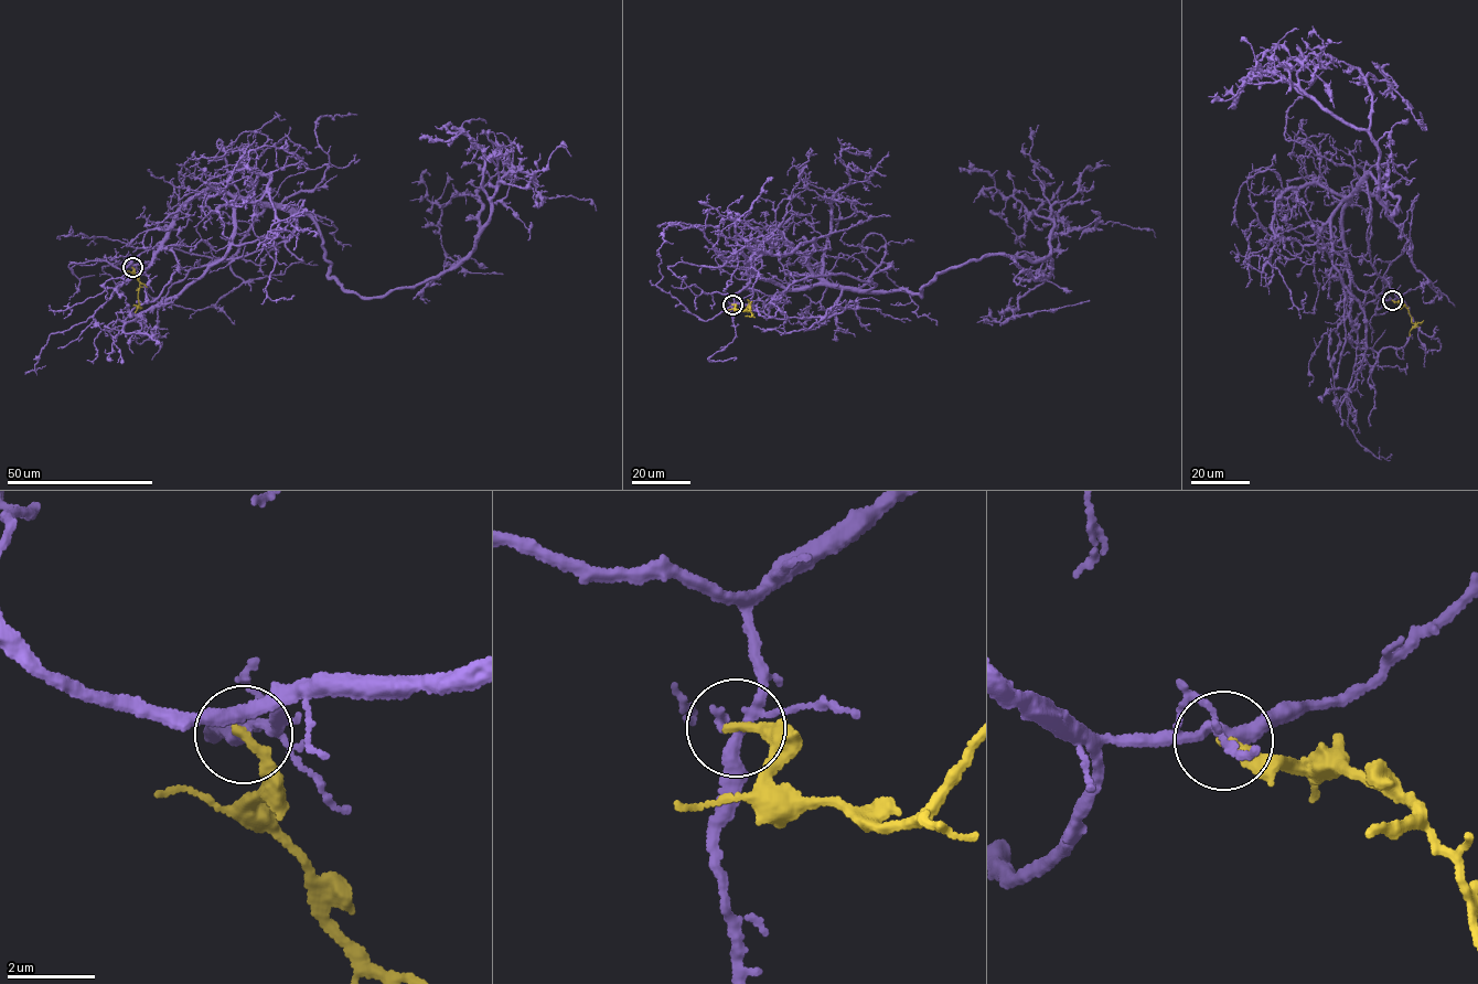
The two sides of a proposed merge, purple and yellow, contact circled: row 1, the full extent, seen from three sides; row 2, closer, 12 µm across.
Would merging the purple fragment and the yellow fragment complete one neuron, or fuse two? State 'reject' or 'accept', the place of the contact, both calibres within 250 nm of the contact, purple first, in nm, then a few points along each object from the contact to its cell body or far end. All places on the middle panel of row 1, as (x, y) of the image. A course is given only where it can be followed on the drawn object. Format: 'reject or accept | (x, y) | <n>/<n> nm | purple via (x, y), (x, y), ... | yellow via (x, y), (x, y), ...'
reject | (732, 305) | 240/240 nm | purple via (732, 305), (751, 269), (801, 289), (921, 296), (988, 255), (1048, 256), (1051, 212), (1156, 237) | yellow via (732, 305), (745, 310), (749, 308), (751, 316), (745, 316)

